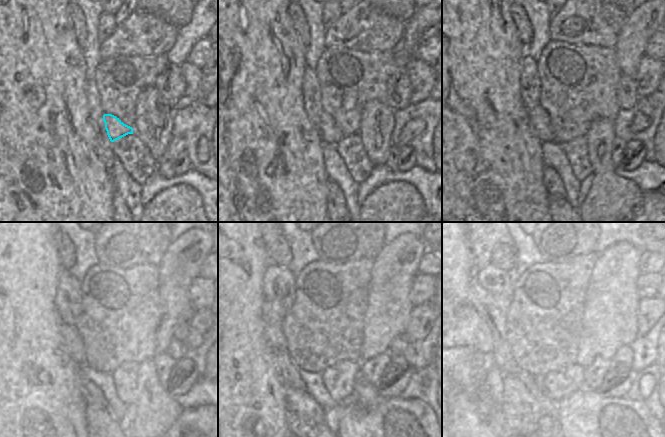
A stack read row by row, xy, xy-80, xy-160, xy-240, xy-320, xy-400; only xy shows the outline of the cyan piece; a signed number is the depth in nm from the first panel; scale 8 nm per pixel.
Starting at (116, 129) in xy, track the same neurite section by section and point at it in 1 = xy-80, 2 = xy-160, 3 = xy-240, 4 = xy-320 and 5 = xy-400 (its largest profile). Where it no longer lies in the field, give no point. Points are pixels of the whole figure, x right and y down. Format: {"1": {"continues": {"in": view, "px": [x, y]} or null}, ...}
{"1": {"continues": {"in": "xy-80", "px": [328, 131]}}, "2": {"continues": {"in": "xy-160", "px": [539, 122]}}, "3": {"continues": {"in": "xy-240", "px": [74, 345]}}, "4": {"continues": {"in": "xy-320", "px": [274, 335]}}, "5": {"continues": {"in": "xy-400", "px": [462, 326]}}}

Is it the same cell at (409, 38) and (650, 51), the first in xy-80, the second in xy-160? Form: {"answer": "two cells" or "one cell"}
{"answer": "two cells"}

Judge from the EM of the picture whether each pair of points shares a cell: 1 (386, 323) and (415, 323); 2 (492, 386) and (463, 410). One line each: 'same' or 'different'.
1: different
2: different

